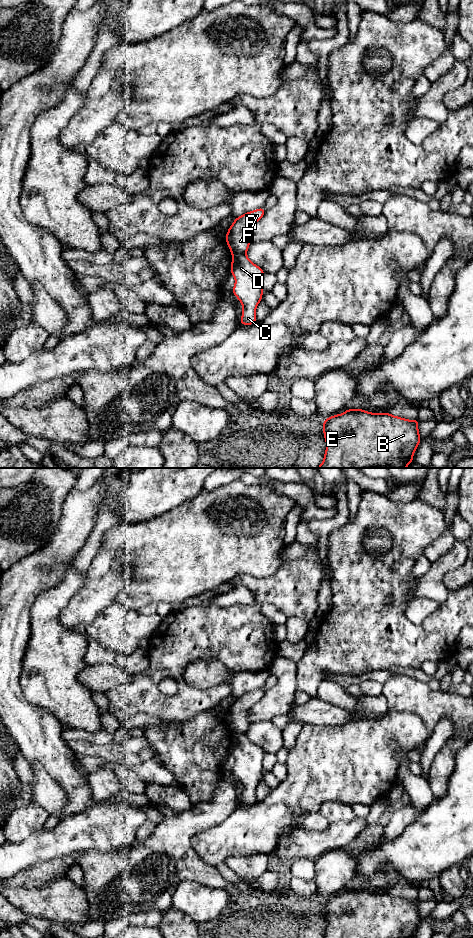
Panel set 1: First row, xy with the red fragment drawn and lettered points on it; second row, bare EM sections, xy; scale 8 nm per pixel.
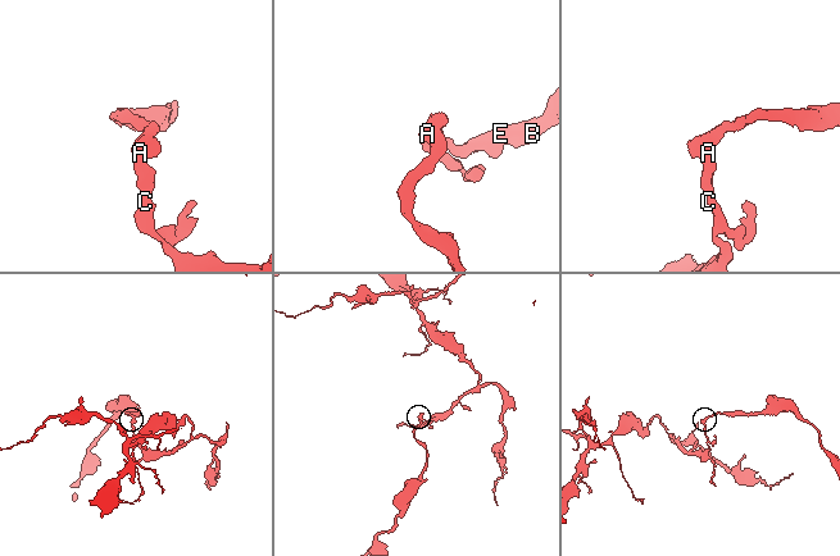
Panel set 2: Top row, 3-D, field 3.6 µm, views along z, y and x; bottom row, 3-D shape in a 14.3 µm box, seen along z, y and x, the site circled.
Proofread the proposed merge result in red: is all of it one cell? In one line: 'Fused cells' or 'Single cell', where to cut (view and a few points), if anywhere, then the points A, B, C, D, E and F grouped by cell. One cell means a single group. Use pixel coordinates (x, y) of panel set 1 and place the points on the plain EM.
Fused cells. Split along xy (245, 733), (235, 733), (233, 735). Groups: A F / B C D E

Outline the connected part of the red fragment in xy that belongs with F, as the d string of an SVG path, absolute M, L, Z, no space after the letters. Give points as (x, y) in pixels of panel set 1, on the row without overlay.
M261 687L247 692L234 700L225 716L225 720L233 735L246 734L251 724L249 720L250 710L262 698L265 692L266 690Z

